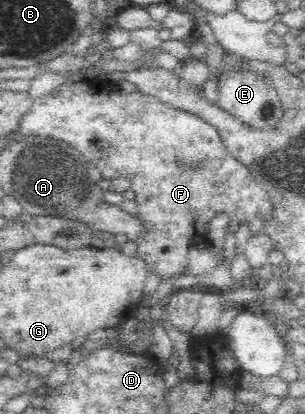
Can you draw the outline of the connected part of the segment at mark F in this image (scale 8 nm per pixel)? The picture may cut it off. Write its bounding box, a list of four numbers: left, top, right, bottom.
[20,74,275,283]

